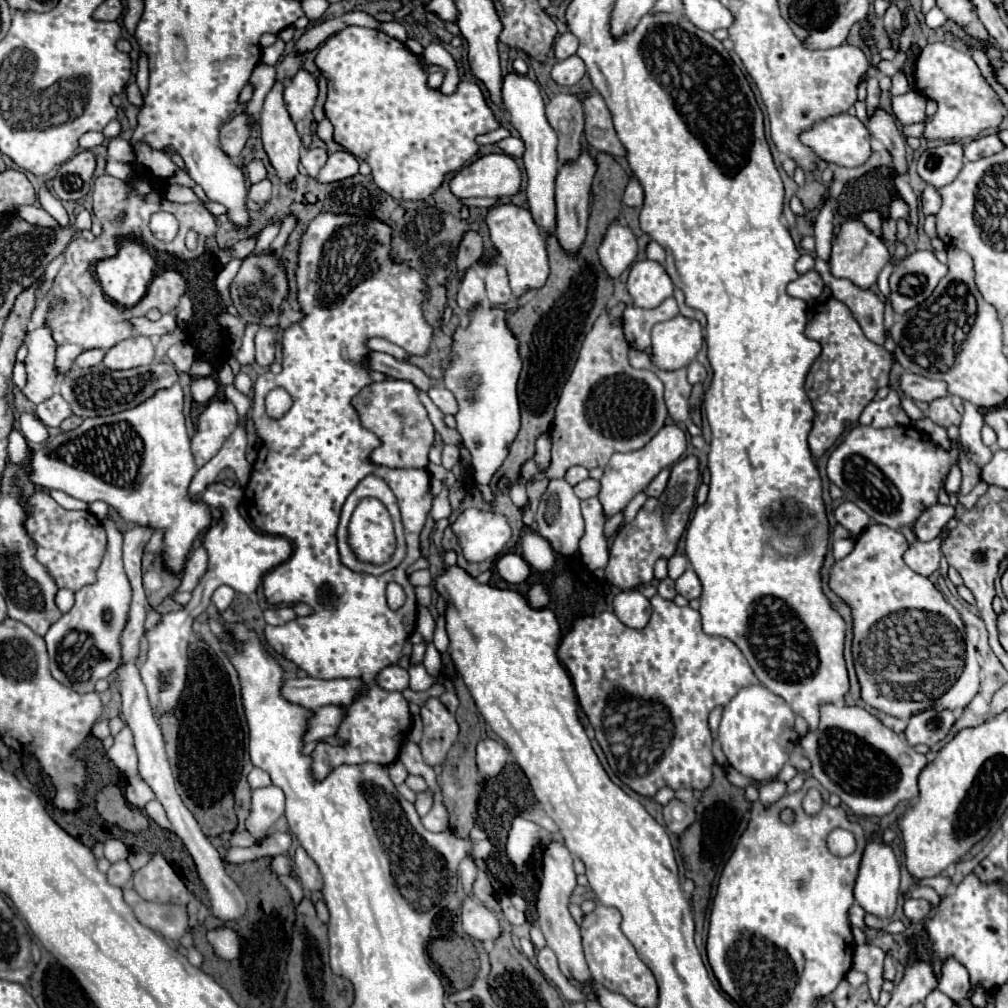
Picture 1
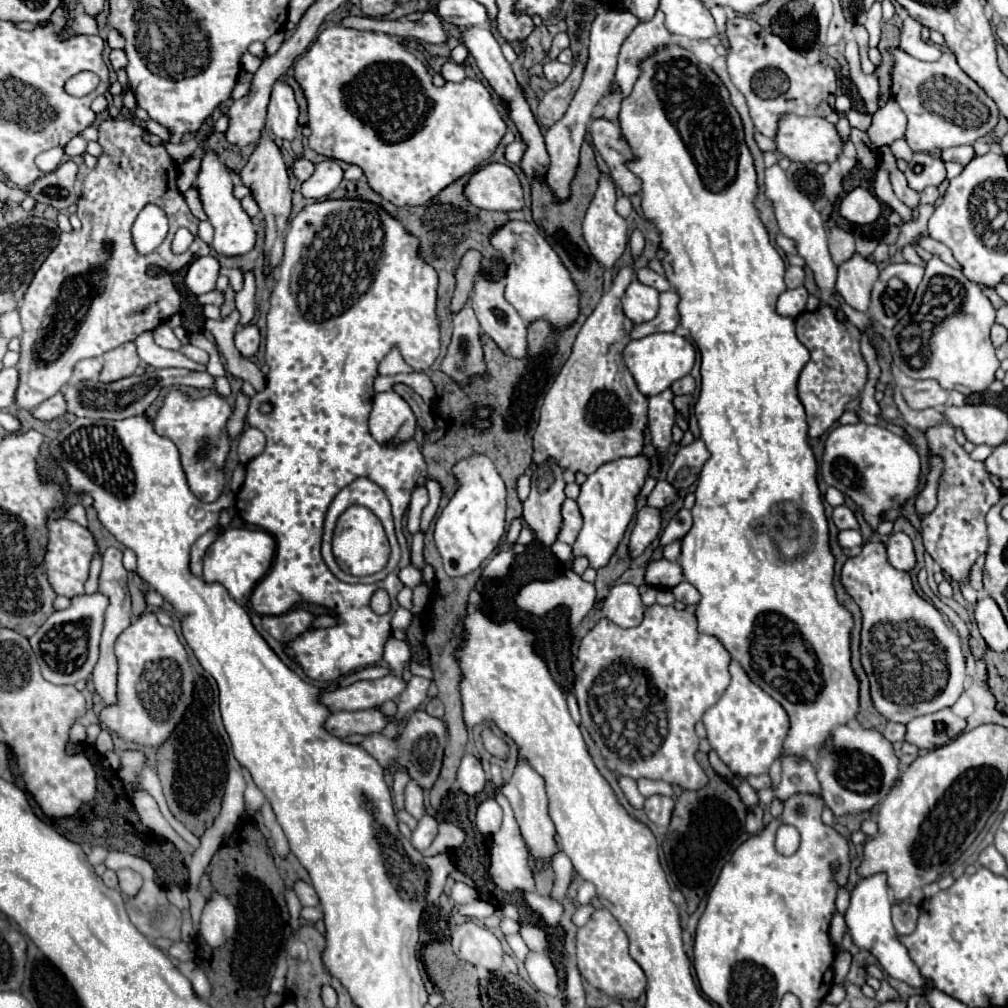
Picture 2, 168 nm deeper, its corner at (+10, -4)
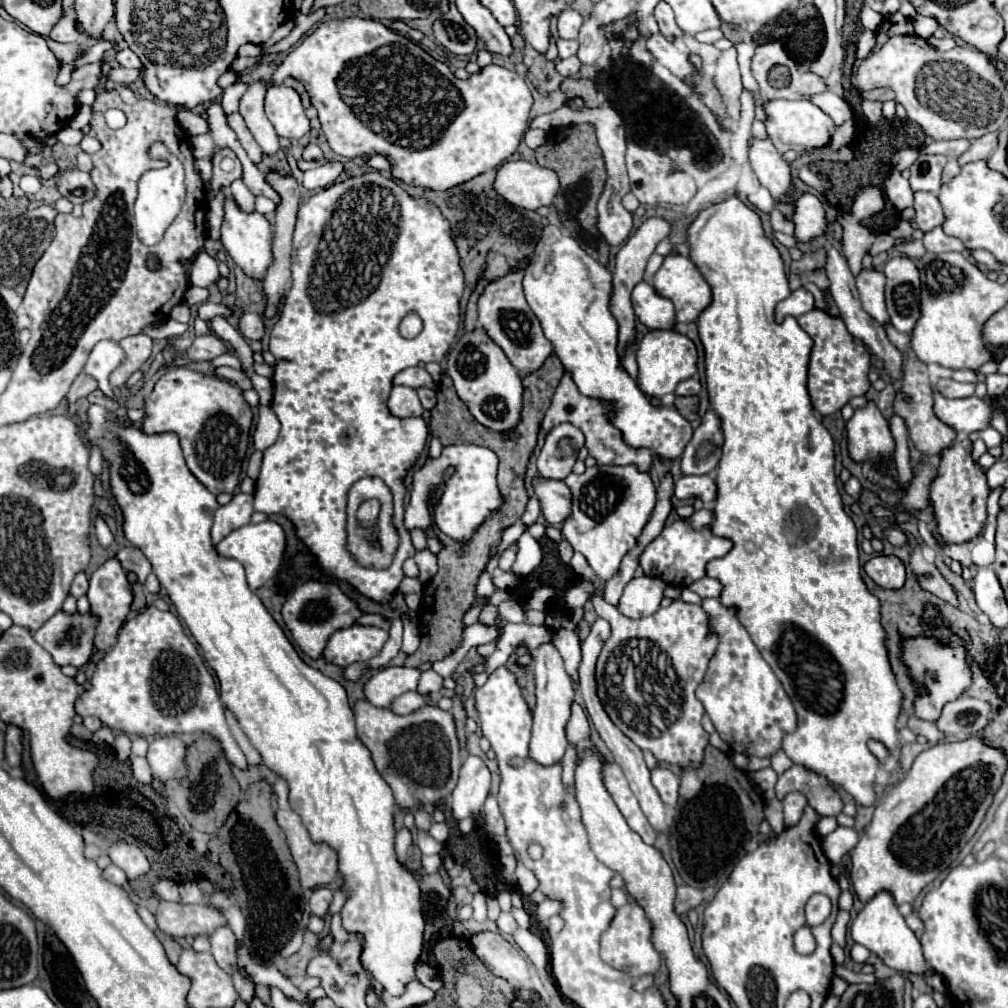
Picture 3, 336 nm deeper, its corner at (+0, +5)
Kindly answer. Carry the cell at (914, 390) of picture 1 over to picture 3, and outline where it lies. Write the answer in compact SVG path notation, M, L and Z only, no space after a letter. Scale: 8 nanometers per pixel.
M940 378L934 384L934 390L946 398L966 398L966 396L974 394L974 384L962 384L952 378Z

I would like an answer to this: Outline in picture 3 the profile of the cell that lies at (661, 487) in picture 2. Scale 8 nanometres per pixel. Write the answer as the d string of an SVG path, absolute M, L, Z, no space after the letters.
M680 476L680 480L674 486L676 498L680 498L680 500L702 498L706 508L712 506L714 494L716 494L716 486L710 476Z

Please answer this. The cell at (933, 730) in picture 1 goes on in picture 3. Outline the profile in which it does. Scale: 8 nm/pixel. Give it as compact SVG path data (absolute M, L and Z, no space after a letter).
M960 696L942 708L940 718L934 722L936 728L954 740L964 740L968 736L980 734L990 720L990 708L986 702L976 698Z

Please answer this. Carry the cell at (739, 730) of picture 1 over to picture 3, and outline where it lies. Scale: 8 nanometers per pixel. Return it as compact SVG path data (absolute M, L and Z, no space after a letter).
M704 598L702 608L708 612L714 632L720 634L720 646L718 646L718 654L710 660L710 670L706 672L704 684L696 692L698 700L704 704L704 708L706 708L708 716L712 718L720 738L734 752L742 752L742 754L748 754L748 756L760 756L760 758L772 758L780 750L782 738L796 730L796 710L794 710L788 694L784 692L782 684L778 682L778 678L774 676L770 666L760 656L754 642L750 640L748 632L738 622L734 610L724 608L718 598Z

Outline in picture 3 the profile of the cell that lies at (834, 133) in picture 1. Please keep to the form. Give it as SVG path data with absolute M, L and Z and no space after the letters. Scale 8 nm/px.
M774 100L774 102L766 102L764 110L768 114L768 120L764 122L766 132L772 140L772 144L780 152L796 150L798 154L802 154L802 152L810 152L814 148L822 148L822 146L830 144L832 134L836 130L836 124L832 122L832 118L828 114L824 114L818 106L814 106L810 100Z

